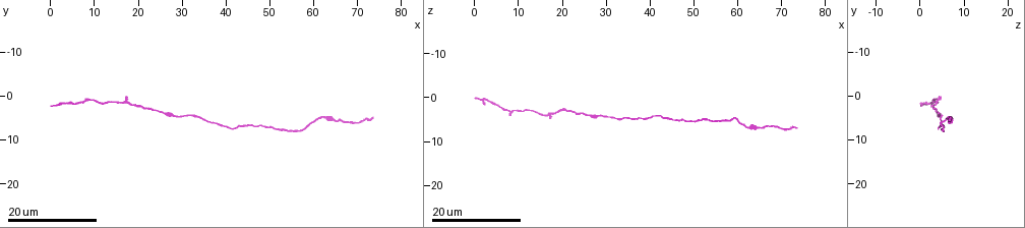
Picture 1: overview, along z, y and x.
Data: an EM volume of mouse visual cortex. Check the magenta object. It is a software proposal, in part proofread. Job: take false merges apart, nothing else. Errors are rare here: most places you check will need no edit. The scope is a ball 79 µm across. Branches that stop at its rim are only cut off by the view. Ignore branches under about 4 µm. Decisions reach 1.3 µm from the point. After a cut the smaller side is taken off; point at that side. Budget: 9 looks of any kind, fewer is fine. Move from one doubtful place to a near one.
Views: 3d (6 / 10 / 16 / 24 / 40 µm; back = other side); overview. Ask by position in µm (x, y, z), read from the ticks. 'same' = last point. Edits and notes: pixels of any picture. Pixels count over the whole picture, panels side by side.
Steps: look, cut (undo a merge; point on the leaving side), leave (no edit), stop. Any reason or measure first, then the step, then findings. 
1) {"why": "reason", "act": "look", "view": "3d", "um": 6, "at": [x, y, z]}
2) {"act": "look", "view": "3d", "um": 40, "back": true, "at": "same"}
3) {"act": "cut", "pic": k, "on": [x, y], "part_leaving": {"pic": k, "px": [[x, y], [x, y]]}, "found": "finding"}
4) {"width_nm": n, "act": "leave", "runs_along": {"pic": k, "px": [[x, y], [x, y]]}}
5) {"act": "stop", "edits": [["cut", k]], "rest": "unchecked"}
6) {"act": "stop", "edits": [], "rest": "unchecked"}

{"why": "calibre changes", "act": "look", "view": "3d", "um": 24, "at": [55.5, 8.5, 5.5]}

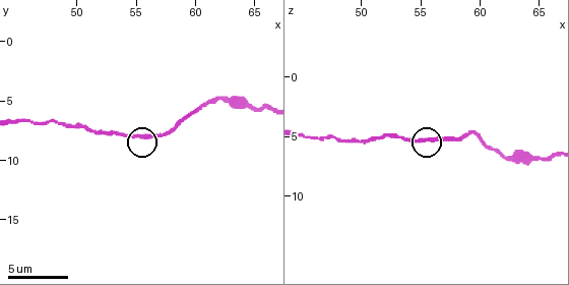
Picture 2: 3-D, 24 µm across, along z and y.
{"why": "closer look", "act": "look", "view": "3d", "um": 6, "at": [55.4, 8.0, 5.4]}

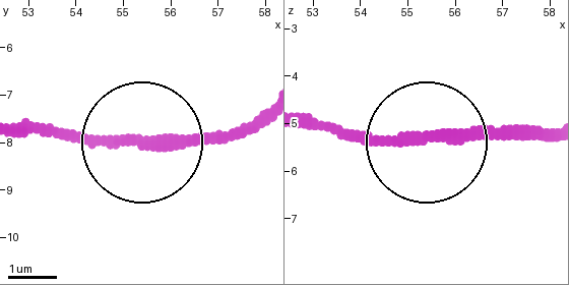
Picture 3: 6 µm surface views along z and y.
{"act": "leave", "runs_along": {"pic": 3, "px": [[27, 131], [234, 139], [266, 127]]}, "found": "all the same cell"}

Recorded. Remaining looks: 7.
{"why": "thick turns thin", "act": "look", "view": "3d", "um": 10, "at": [64.2, 5.4, 7.0]}

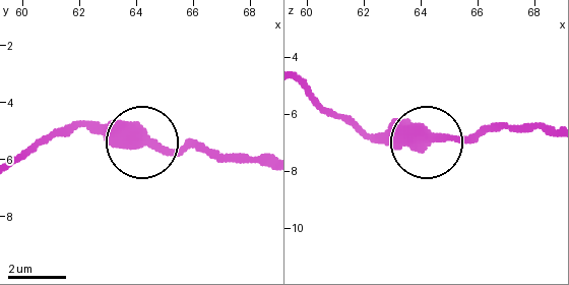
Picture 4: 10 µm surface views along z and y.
{"act": "look", "view": "3d", "um": 10, "back": true, "at": [64.4, 5.3, 6.9]}

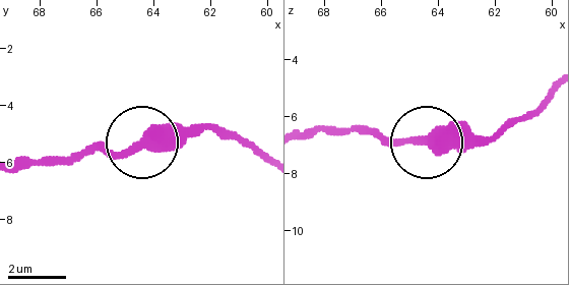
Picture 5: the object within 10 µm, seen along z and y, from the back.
{"act": "leave", "runs_along": {"pic": 5, "px": [[262, 157], [204, 129], [161, 129], [117, 152], [47, 159]]}, "found": "one cell here"}

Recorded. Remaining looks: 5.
{"why": "calibre changes", "act": "look", "view": "3d", "um": 16, "at": [28.0, 4.5, 4.5]}

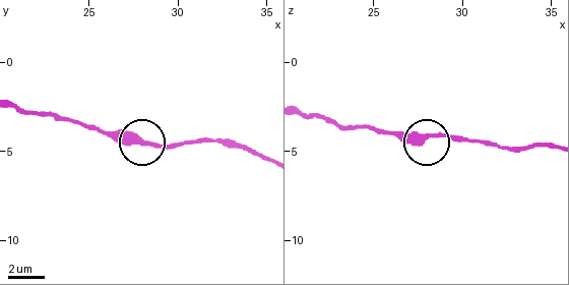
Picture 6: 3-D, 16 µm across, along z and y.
{"act": "look", "view": "3d", "um": 6, "at": [28.7, 4.7, 4.2]}

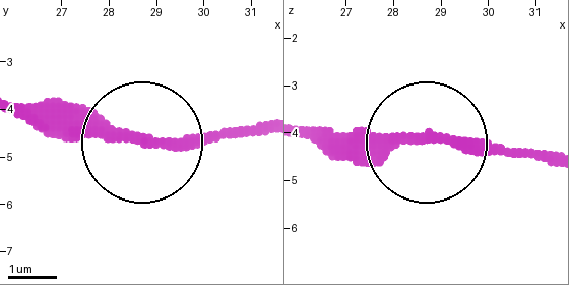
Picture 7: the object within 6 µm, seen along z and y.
{"width_nm": 220, "act": "leave", "found": "all the same cell"}

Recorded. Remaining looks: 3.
{"act": "look", "view": "3d", "um": 24, "at": [16.5, 1.5, 4.0]}

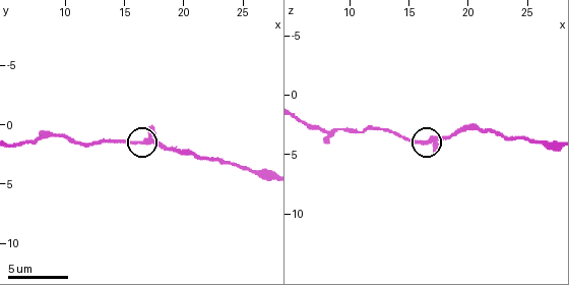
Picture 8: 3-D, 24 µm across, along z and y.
{"act": "look", "view": "3d", "um": 6, "at": [16.2, 1.4, 4.0]}

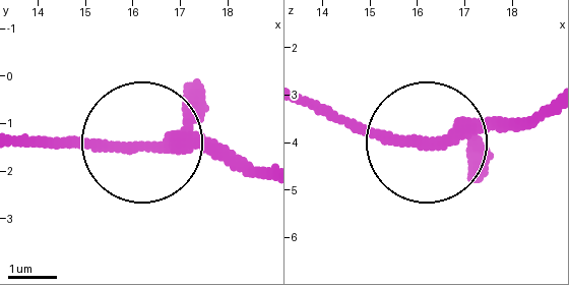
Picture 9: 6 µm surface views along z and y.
{"act": "look", "view": "3d", "um": 6, "back": true, "at": [16.10, 1.50, 4.00]}

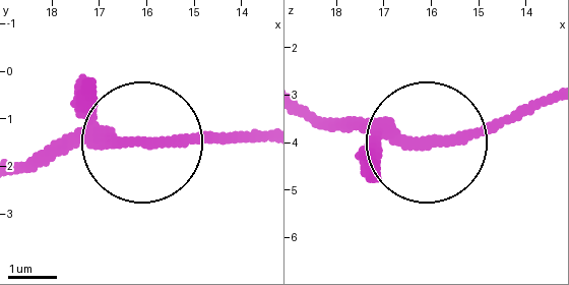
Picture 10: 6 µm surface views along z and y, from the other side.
{"act": "leave", "runs_along": {"pic": 10, "px": [[19, 168], [91, 144], [262, 144]]}, "found": "all the same cell"}

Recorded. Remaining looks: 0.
{"act": "stop", "edits": [], "rest": "unchecked"}

